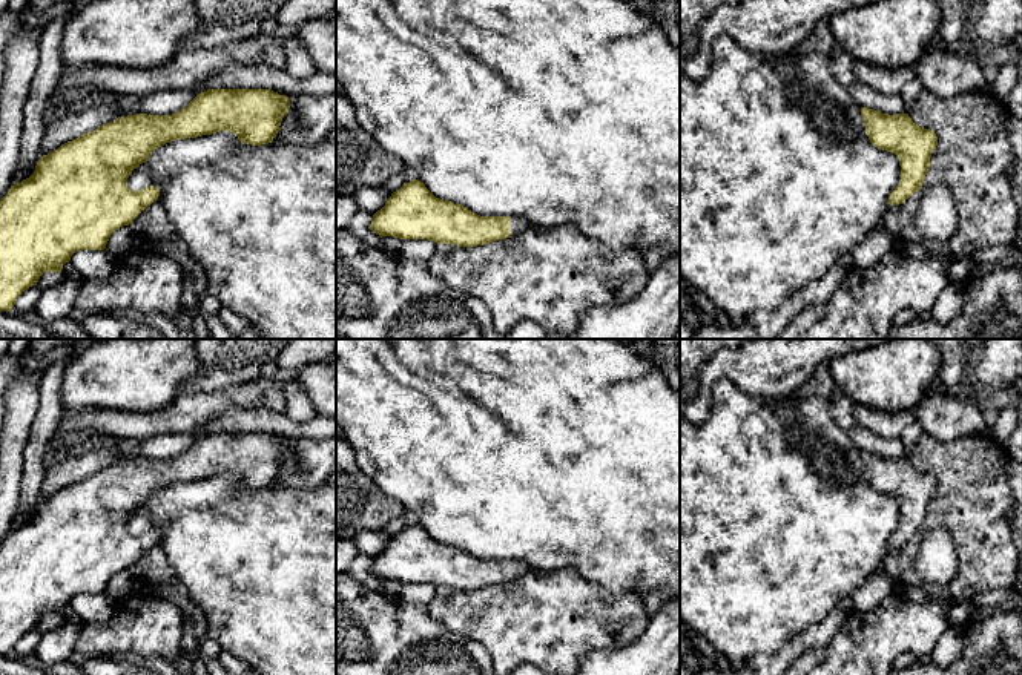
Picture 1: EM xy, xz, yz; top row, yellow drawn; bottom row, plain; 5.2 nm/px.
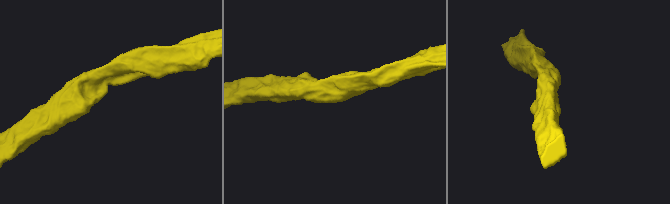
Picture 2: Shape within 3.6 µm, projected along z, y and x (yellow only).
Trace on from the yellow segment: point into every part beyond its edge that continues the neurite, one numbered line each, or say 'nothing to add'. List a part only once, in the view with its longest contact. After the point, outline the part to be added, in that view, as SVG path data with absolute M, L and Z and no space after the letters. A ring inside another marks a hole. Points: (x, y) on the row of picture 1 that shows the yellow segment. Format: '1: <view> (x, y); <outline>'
1: xz (519, 224); M511 216L511 236L519 235L529 229L531 224L526 218L523 216Z

